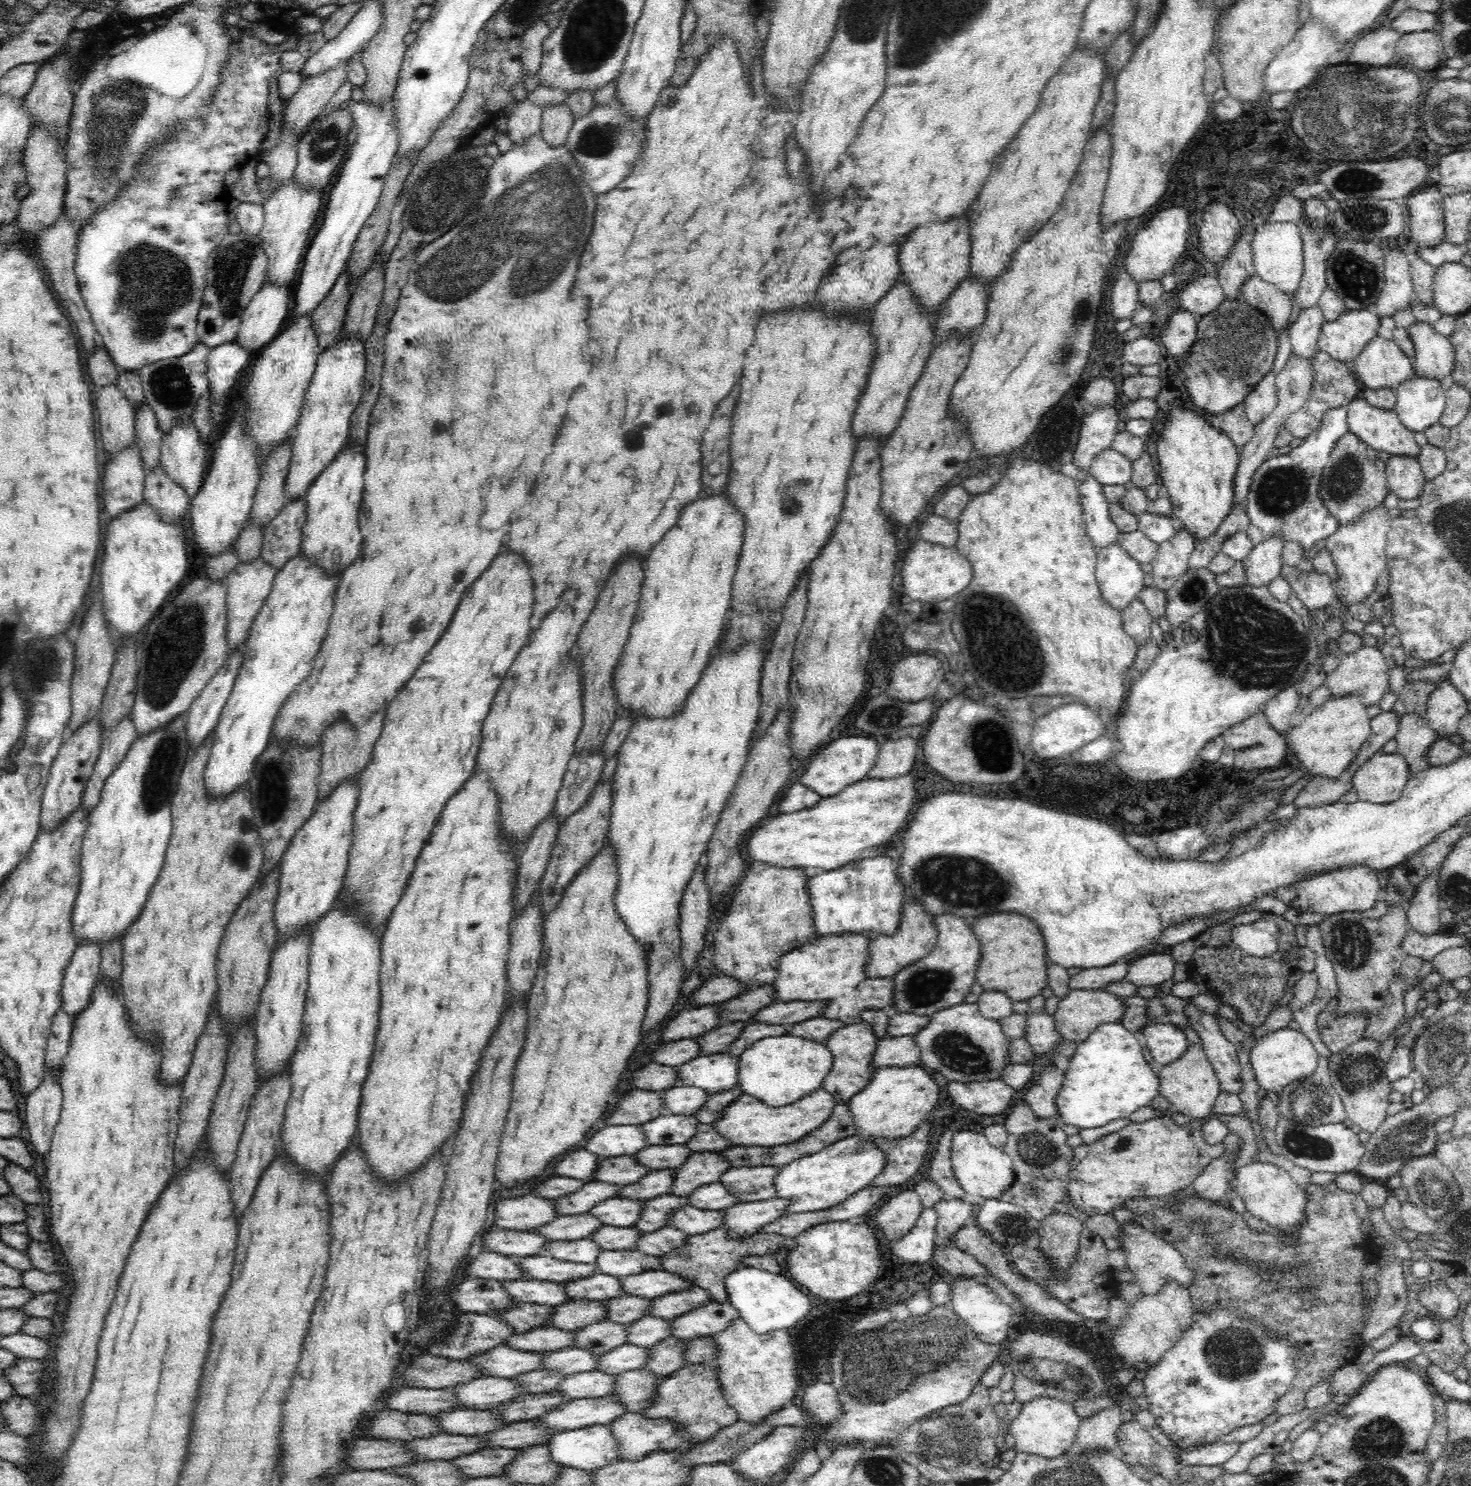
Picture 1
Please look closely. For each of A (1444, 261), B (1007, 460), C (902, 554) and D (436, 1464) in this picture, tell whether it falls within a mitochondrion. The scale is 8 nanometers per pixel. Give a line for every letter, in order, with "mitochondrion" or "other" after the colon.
A: other
B: other
C: other
D: mitochondrion

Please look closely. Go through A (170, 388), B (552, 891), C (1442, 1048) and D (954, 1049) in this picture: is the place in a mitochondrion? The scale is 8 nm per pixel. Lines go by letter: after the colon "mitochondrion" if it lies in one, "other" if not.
A: mitochondrion
B: other
C: mitochondrion
D: mitochondrion

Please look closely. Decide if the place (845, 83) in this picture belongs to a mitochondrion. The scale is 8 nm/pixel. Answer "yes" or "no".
no

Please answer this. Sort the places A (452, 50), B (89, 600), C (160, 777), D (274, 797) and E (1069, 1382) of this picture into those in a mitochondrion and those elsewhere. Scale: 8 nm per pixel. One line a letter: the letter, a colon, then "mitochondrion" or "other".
A: other
B: other
C: mitochondrion
D: mitochondrion
E: mitochondrion

